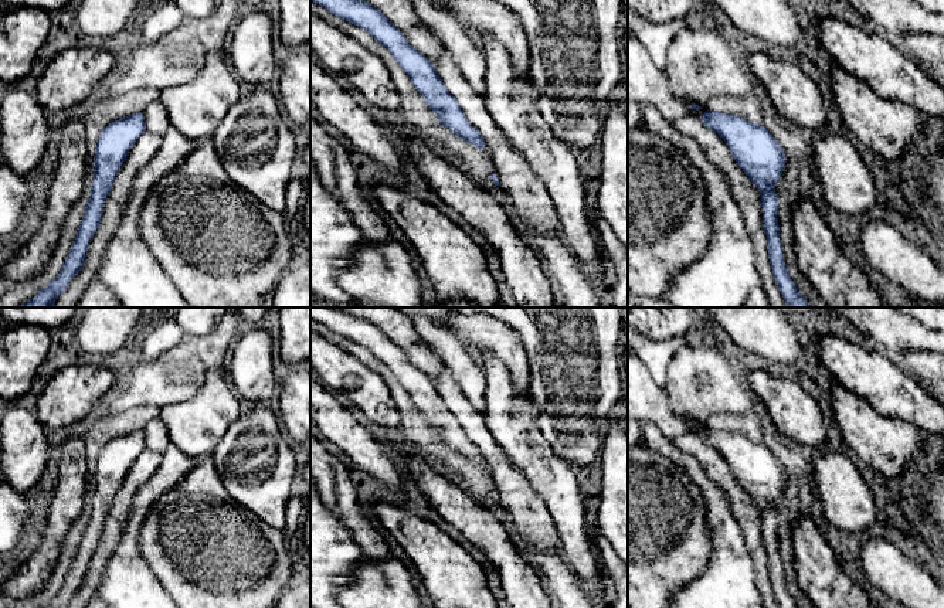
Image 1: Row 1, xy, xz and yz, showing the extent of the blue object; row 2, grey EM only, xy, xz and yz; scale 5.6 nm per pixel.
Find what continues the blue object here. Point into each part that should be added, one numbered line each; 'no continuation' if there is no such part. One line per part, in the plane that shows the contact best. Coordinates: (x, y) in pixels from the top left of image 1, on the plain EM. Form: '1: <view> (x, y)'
no continuation

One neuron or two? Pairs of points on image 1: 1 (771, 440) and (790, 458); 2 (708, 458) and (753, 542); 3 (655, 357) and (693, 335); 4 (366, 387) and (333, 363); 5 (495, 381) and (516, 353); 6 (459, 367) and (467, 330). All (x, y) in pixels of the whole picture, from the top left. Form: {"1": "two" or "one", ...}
{"1": "one", "2": "one", "3": "one", "4": "one", "5": "two", "6": "two"}

